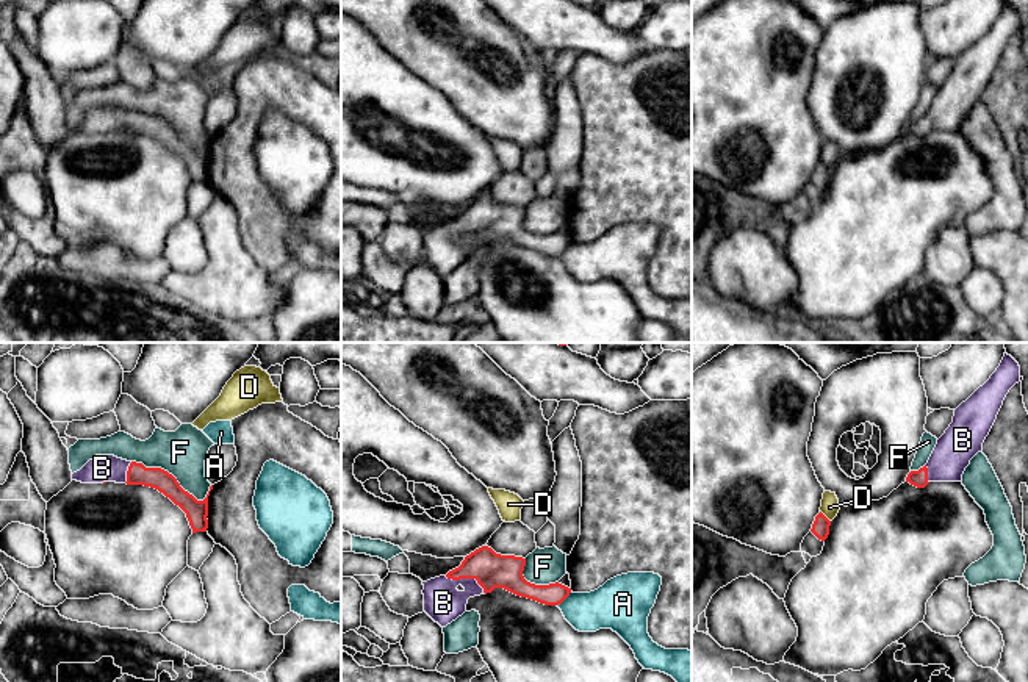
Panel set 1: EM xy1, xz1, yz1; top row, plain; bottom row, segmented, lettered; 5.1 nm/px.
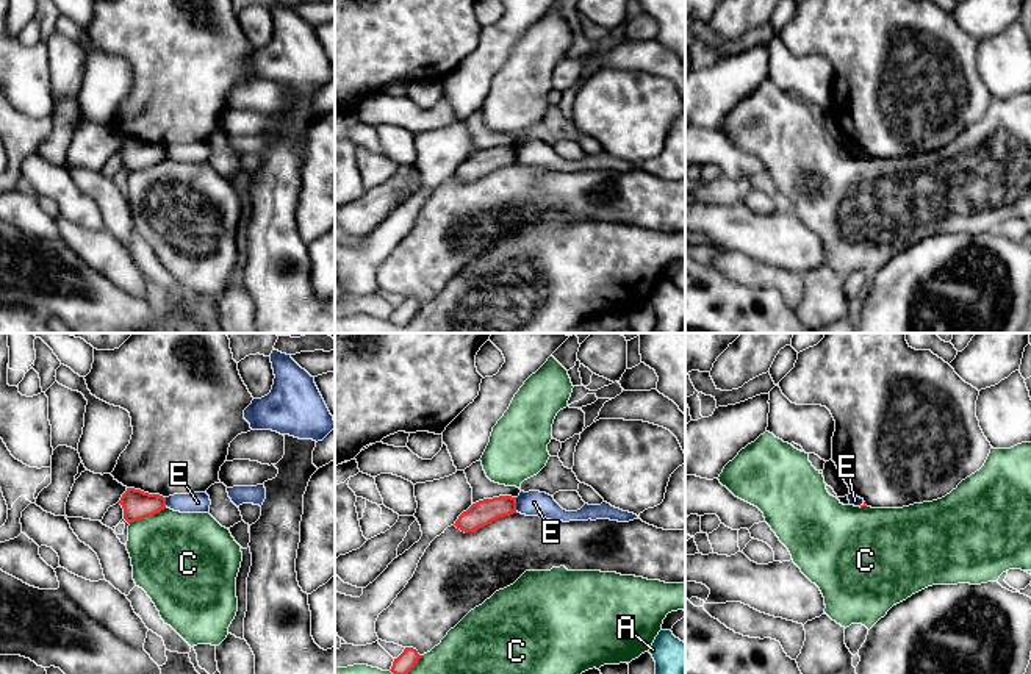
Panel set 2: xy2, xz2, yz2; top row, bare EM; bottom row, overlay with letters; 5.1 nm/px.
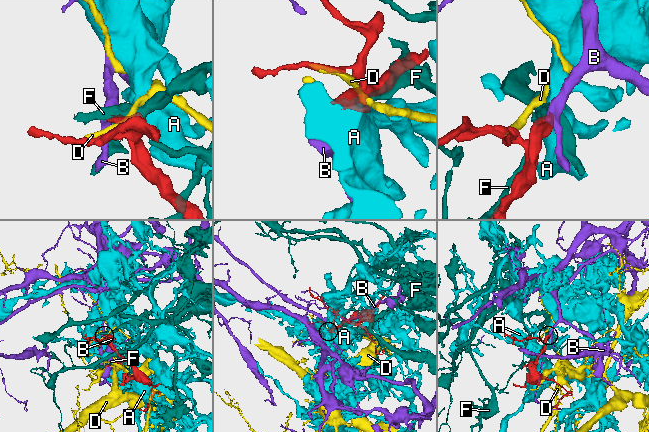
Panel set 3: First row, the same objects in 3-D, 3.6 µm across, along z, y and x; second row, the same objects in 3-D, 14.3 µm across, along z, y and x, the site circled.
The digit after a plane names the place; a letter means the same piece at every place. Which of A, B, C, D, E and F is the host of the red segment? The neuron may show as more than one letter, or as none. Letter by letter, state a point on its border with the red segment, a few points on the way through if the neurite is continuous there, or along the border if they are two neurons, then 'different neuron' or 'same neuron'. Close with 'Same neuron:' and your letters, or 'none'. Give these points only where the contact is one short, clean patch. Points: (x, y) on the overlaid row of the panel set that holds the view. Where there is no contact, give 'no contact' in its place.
A: meets red in xz1 at (564, 599); different neuron
B: meets red in xz1 at (467, 577); runs through xz1 (490, 570), (467, 577), (443, 593), (443, 603); same neuron
C: meets red in xy2 at (147, 516); different neuron
D: meets red in yz1 at (825, 516); different neuron
E: meets red in xz2 at (515, 504); border along xz2 (515, 498), (517, 510); different neuron
F: meets red in xy1 at (172, 476); different neuron
Same neuron: B

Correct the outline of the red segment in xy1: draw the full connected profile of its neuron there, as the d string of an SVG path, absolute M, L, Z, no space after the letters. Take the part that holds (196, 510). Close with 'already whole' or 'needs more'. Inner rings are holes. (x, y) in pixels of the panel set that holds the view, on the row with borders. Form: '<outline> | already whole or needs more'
M95 455L72 474L72 480L81 483L116 482L155 488L186 513L192 533L207 532L208 529L210 491L203 501L197 501L180 486L172 474L161 468L146 468L142 463L127 461L114 455Z | needs more

